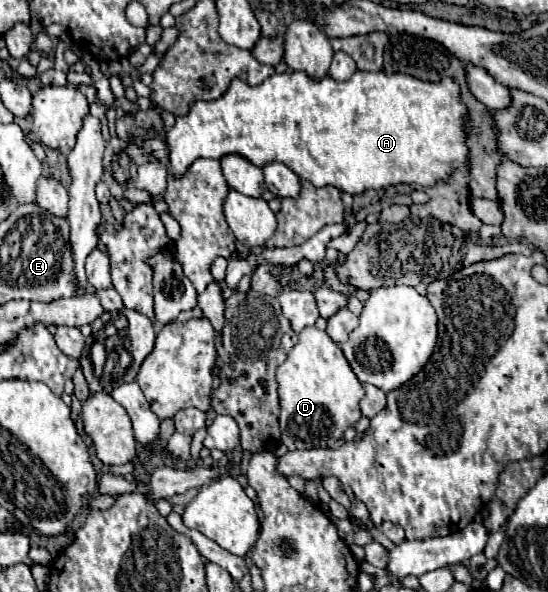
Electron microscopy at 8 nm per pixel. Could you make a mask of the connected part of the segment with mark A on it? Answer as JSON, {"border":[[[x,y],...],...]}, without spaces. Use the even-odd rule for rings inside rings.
{"border":[[[287,71],[281,75],[273,73],[255,87],[235,79],[223,97],[215,101],[195,101],[185,117],[177,117],[169,133],[151,135],[169,143],[169,173],[173,177],[181,177],[199,157],[221,159],[223,155],[239,153],[257,167],[281,161],[315,187],[333,185],[345,193],[357,195],[367,189],[399,183],[417,183],[423,187],[447,183],[455,169],[467,167],[469,163],[469,147],[465,145],[467,123],[469,111],[461,101],[459,83],[453,77],[431,83],[405,73],[385,75],[383,71],[357,71],[347,81],[335,81],[329,75],[313,79],[307,73]]]}

